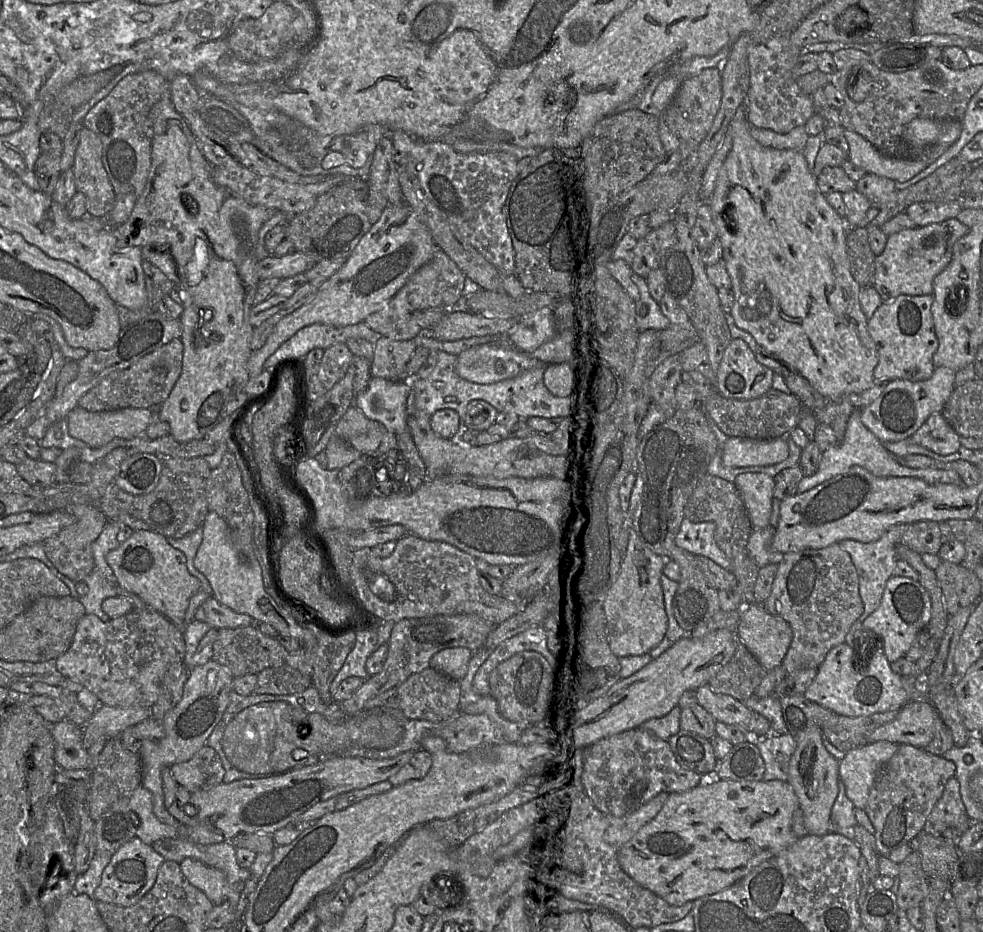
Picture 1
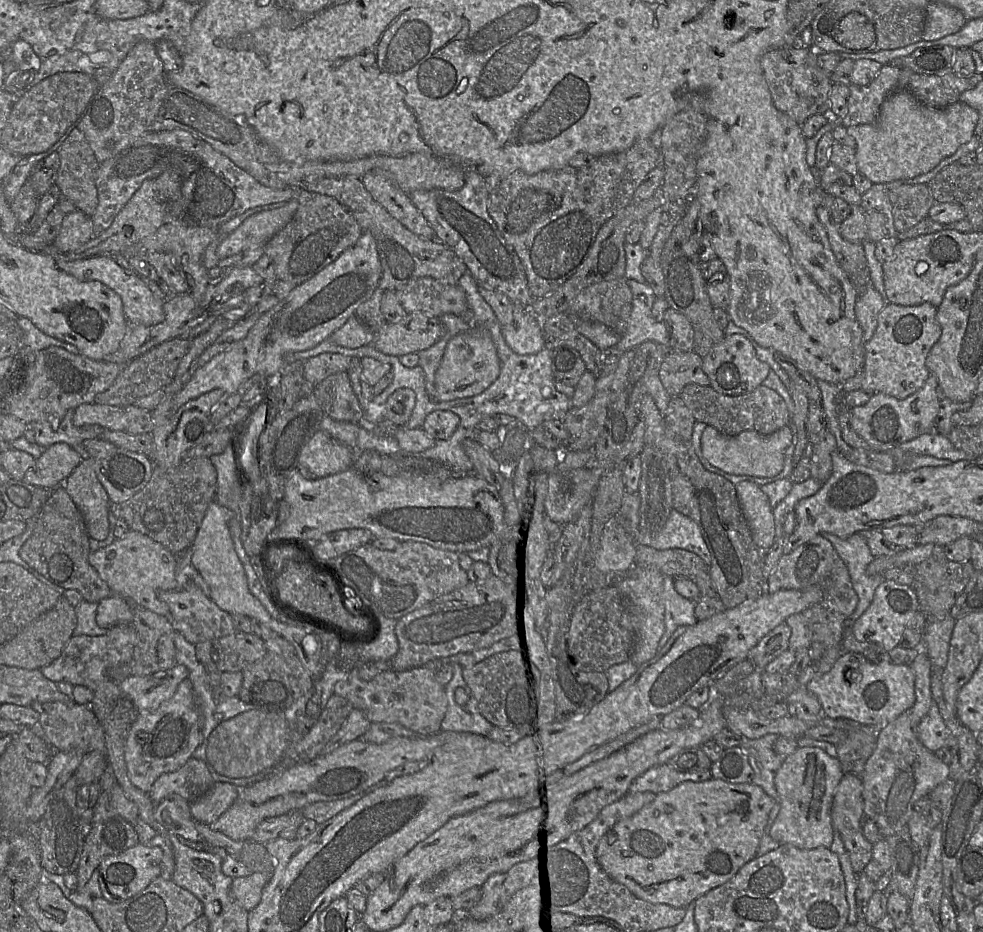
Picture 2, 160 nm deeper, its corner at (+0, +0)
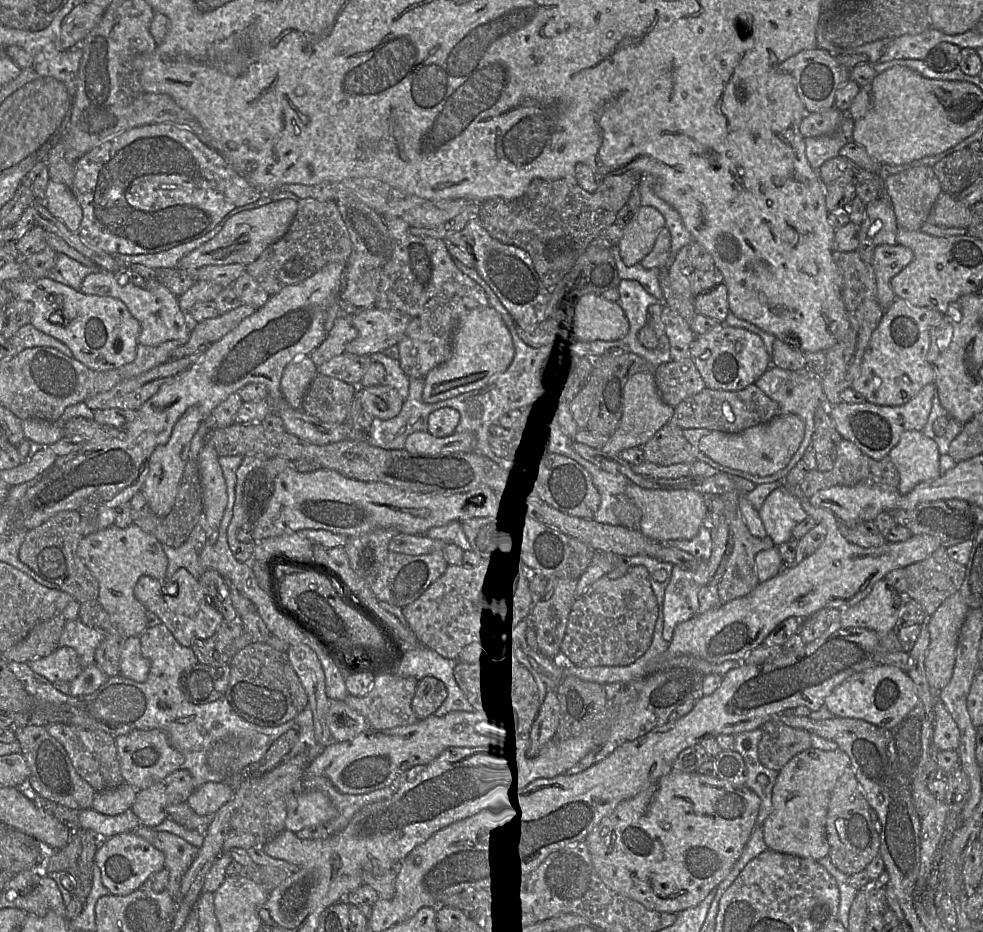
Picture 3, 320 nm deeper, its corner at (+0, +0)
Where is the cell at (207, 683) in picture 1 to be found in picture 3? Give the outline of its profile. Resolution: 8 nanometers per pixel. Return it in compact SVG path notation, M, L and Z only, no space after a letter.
M159 729L133 730L115 738L120 770L124 782L137 790L160 782L172 772L181 769L184 756L172 747L167 734Z

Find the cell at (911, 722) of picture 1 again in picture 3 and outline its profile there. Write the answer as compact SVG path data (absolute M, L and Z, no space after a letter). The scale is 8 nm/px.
M936 698L934 709L933 744L938 750L957 750L960 730L944 703Z

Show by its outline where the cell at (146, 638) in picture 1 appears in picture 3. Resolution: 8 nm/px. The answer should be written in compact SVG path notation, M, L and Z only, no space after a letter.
M58 647L50 655L33 659L27 664L33 672L51 683L70 683L83 670L76 651L70 647Z

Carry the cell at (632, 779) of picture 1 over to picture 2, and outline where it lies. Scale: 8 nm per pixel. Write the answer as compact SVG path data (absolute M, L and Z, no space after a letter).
M667 763L656 765L635 778L629 787L629 793L667 792L684 781L703 782L712 778L711 770L705 769L694 773L676 771Z

